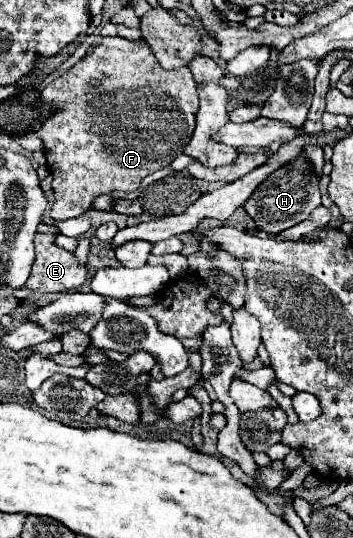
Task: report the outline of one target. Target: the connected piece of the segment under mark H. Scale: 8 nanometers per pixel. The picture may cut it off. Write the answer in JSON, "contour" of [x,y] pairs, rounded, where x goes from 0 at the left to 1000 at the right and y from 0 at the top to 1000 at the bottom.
{"contour":[[[864,283],[847,286],[836,297],[819,297],[790,316],[762,323],[722,357],[700,368],[688,379],[694,394],[722,409],[734,428],[751,428],[756,435],[790,435],[813,428],[819,420],[836,420],[841,413],[858,413],[875,405],[875,398],[909,379],[909,357],[904,357],[904,327],[892,323],[887,305],[870,297]]]}

